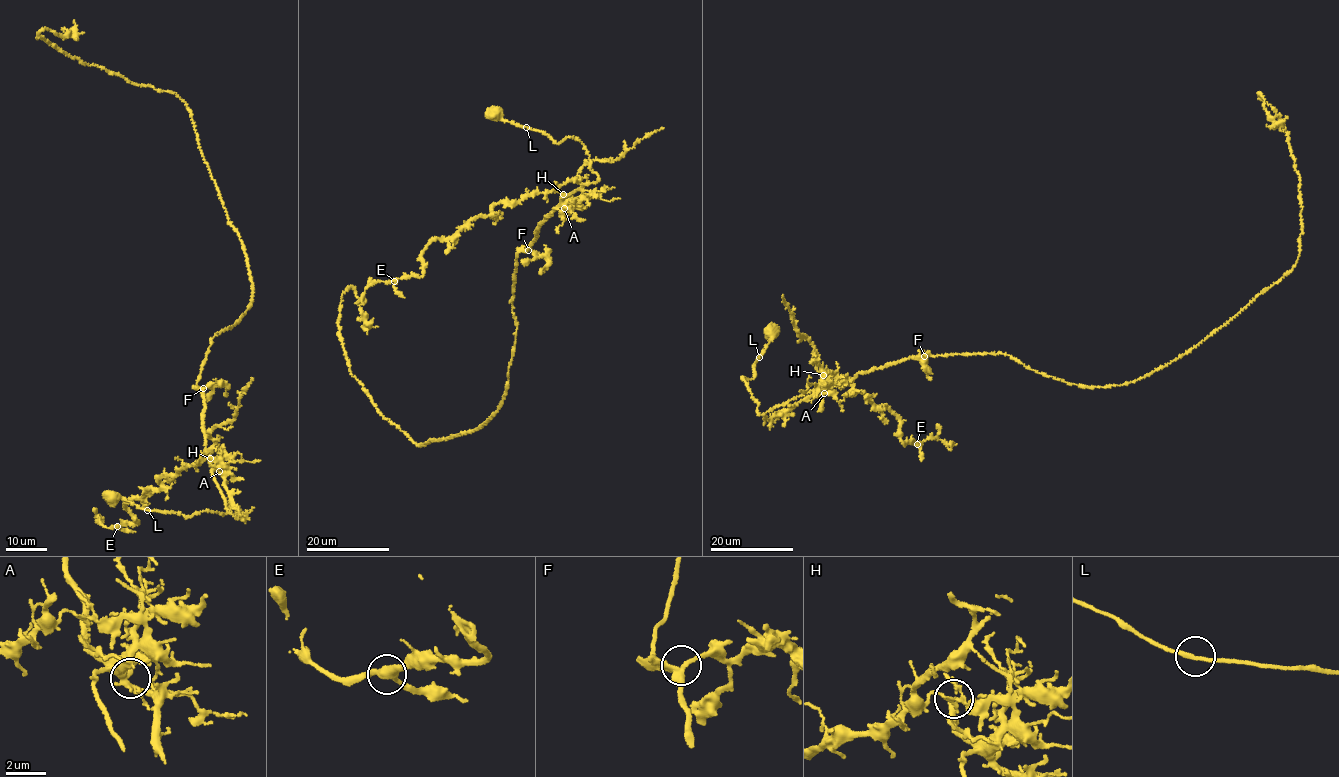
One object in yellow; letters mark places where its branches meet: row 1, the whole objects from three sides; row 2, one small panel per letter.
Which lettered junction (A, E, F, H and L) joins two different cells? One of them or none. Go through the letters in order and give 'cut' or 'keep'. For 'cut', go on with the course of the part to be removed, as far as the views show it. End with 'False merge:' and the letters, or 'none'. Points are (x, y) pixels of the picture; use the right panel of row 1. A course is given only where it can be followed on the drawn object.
A: keep
E: keep
F: keep
H: cut; foreign part runs (823, 374), (843, 378), (853, 394), (884, 405), (896, 416), (904, 444), (933, 437), (950, 449), (951, 440)
L: keep
False merge: H

